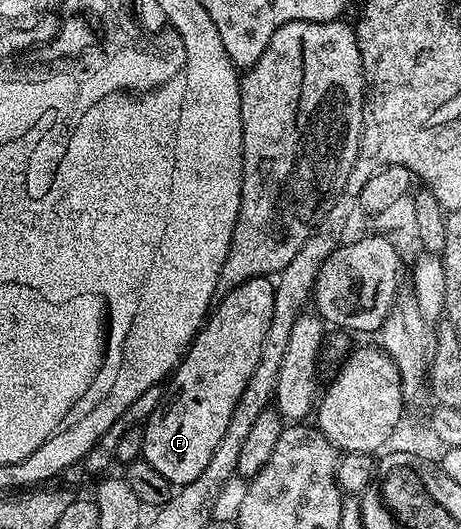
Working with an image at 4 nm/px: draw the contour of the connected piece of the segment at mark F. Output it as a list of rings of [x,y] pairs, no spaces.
[[[265,277],[245,280],[245,284],[233,288],[233,292],[229,292],[224,298],[218,299],[217,305],[208,313],[207,320],[203,323],[203,329],[191,341],[191,347],[184,354],[183,361],[175,367],[170,375],[169,383],[171,382],[171,387],[169,385],[166,387],[163,403],[151,413],[151,417],[147,419],[143,426],[142,461],[153,464],[153,468],[157,468],[157,472],[161,472],[161,476],[165,476],[165,480],[169,480],[172,487],[178,488],[197,480],[197,476],[201,476],[201,472],[205,472],[205,464],[209,464],[213,452],[217,452],[217,444],[221,444],[221,436],[225,436],[225,428],[229,428],[229,416],[233,416],[233,407],[237,404],[237,400],[241,400],[241,392],[245,392],[245,384],[249,384],[249,376],[253,376],[253,368],[257,368],[257,360],[261,357],[261,344],[265,341],[265,332],[269,332],[269,319],[273,316],[274,295],[275,283],[270,277]]]

